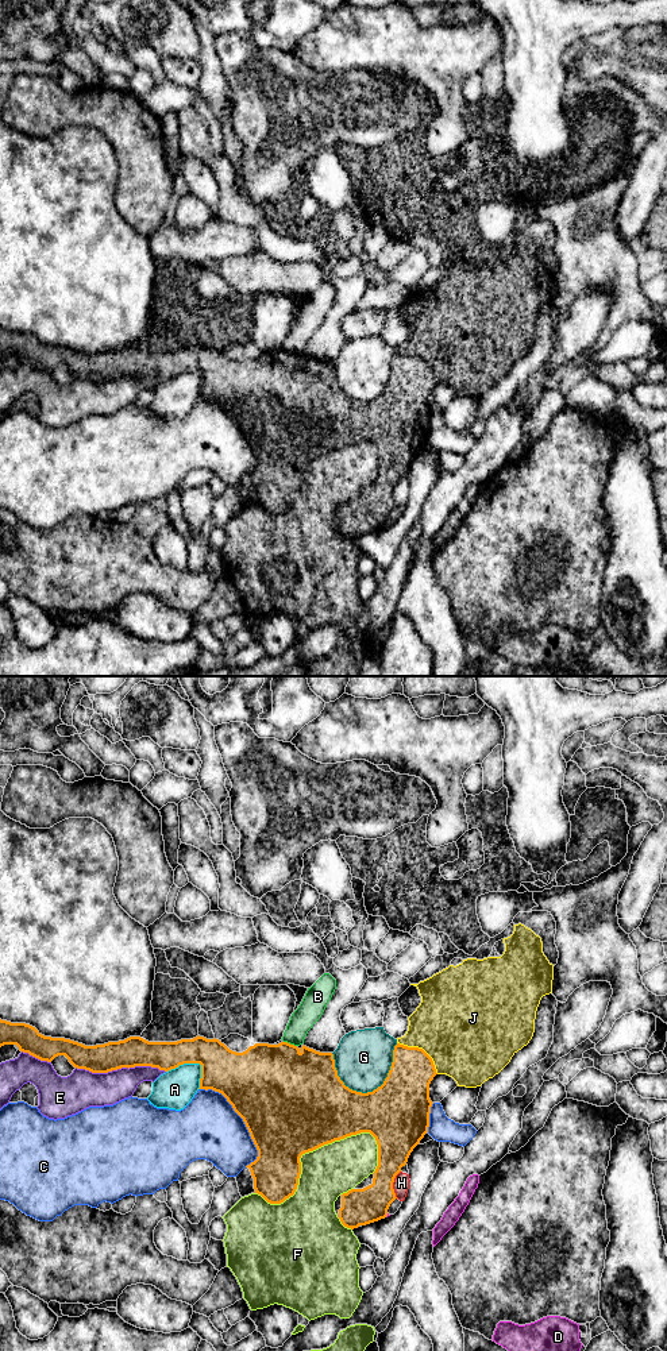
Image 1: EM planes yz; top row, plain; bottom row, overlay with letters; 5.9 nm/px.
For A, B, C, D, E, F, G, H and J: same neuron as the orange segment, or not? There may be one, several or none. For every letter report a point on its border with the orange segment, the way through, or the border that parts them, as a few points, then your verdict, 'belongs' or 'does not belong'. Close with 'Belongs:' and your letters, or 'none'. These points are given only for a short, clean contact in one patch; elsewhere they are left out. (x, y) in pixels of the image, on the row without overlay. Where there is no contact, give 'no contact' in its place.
A: meets orange in yz at (195, 371); does not belong
B: meets orange in yz at (289, 352); border along yz (284, 350), (296, 355); does not belong
C: meets orange in yz at (241, 425); does not belong
D: meets orange in yz at (386, 524); does not belong
E: meets orange in yz at (120, 377); does not belong
F: meets orange in yz at (301, 463); does not belong
G: meets orange in yz at (378, 396); does not belong
H: meets orange in yz at (392, 493); does not belong
J: meets orange in yz at (421, 358); border along yz (397, 351), (405, 355), (420, 356), (431, 367), (438, 382); does not belong
Belongs: none

